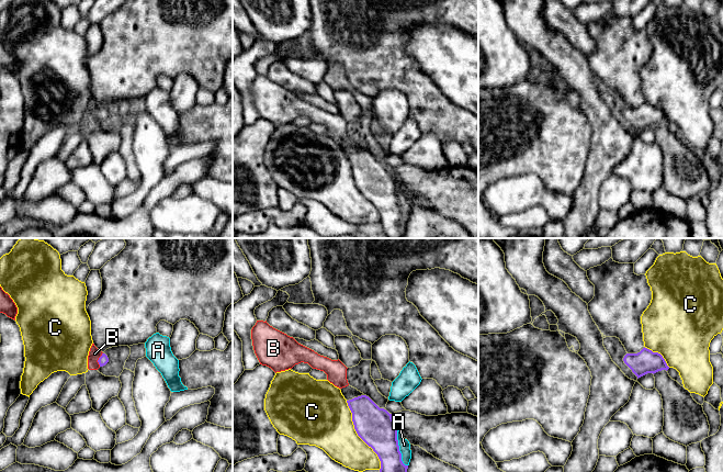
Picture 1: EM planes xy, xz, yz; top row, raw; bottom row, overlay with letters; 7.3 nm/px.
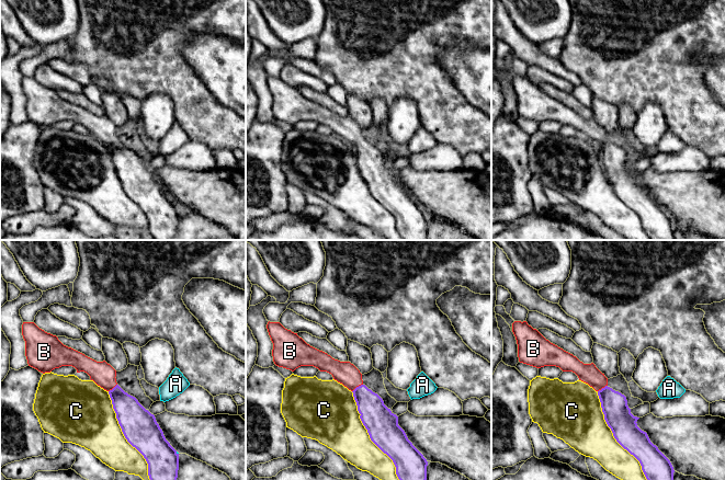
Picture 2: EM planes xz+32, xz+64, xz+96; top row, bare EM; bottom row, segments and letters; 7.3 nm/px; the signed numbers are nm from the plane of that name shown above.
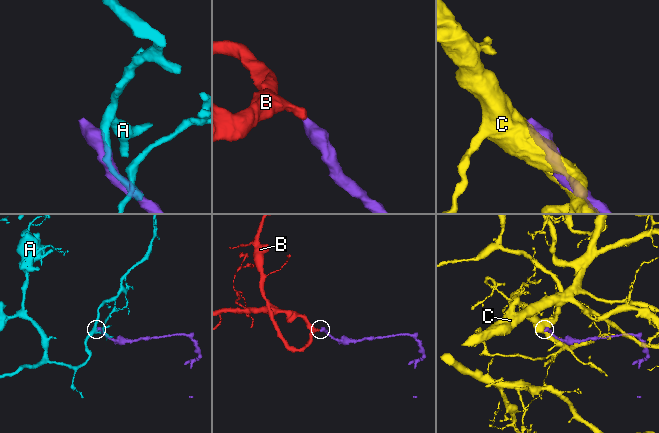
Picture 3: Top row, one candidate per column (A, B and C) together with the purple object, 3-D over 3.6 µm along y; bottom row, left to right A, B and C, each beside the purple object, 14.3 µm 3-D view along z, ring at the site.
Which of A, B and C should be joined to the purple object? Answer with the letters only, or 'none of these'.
B

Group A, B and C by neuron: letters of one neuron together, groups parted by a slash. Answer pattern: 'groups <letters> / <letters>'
groups A / B / C

